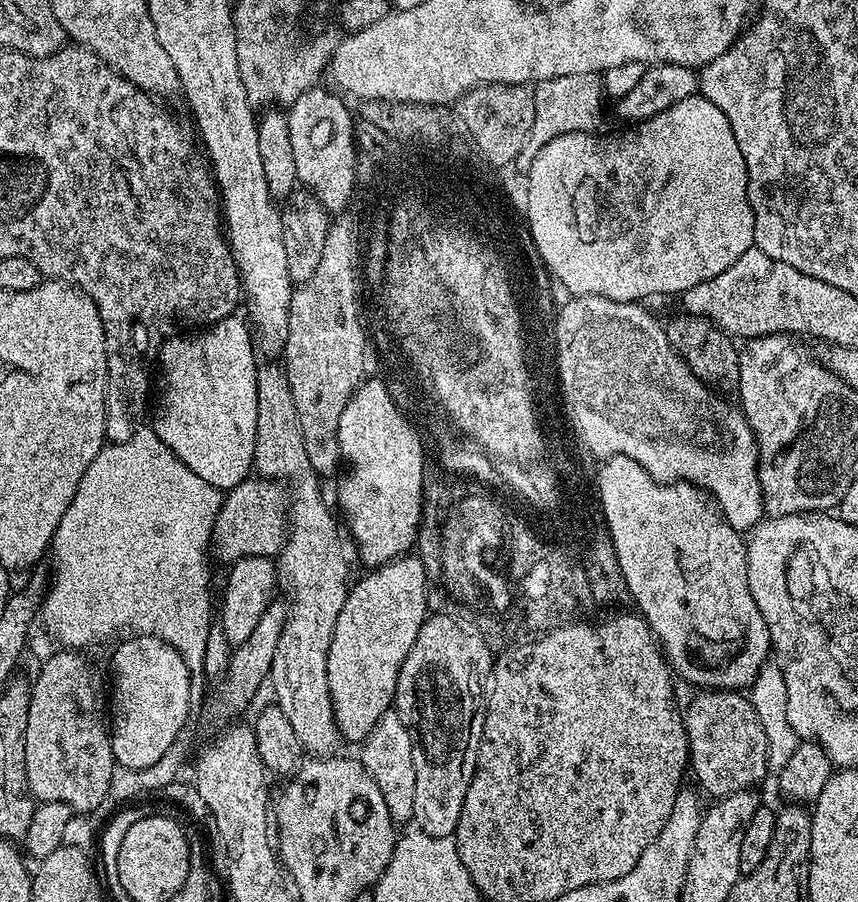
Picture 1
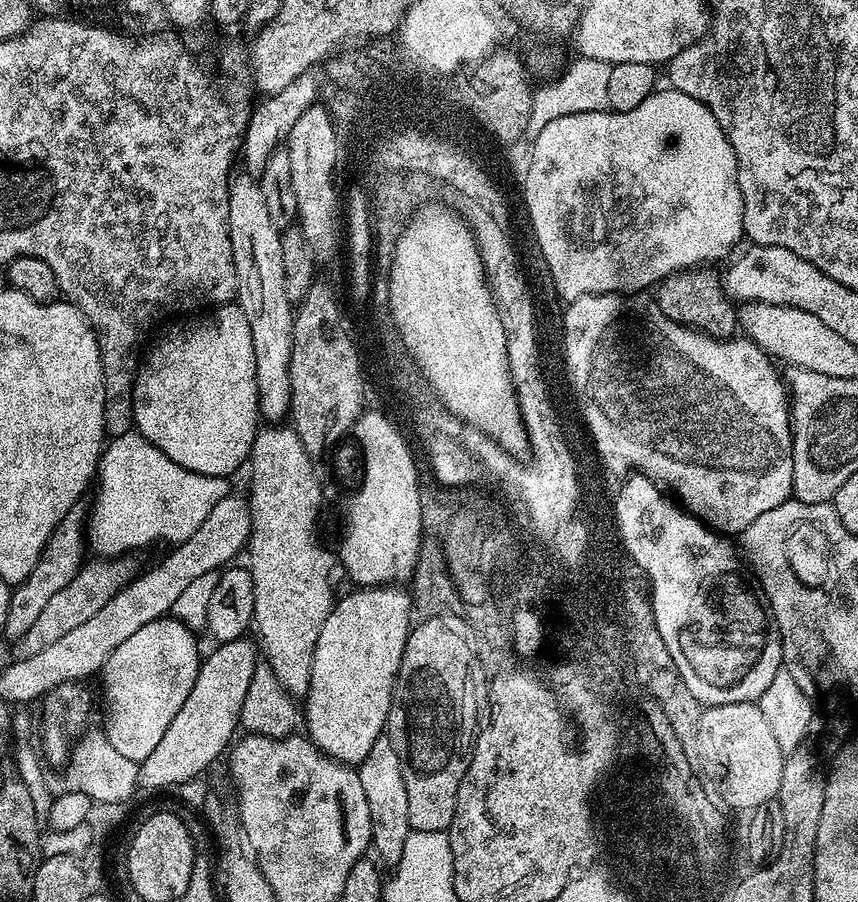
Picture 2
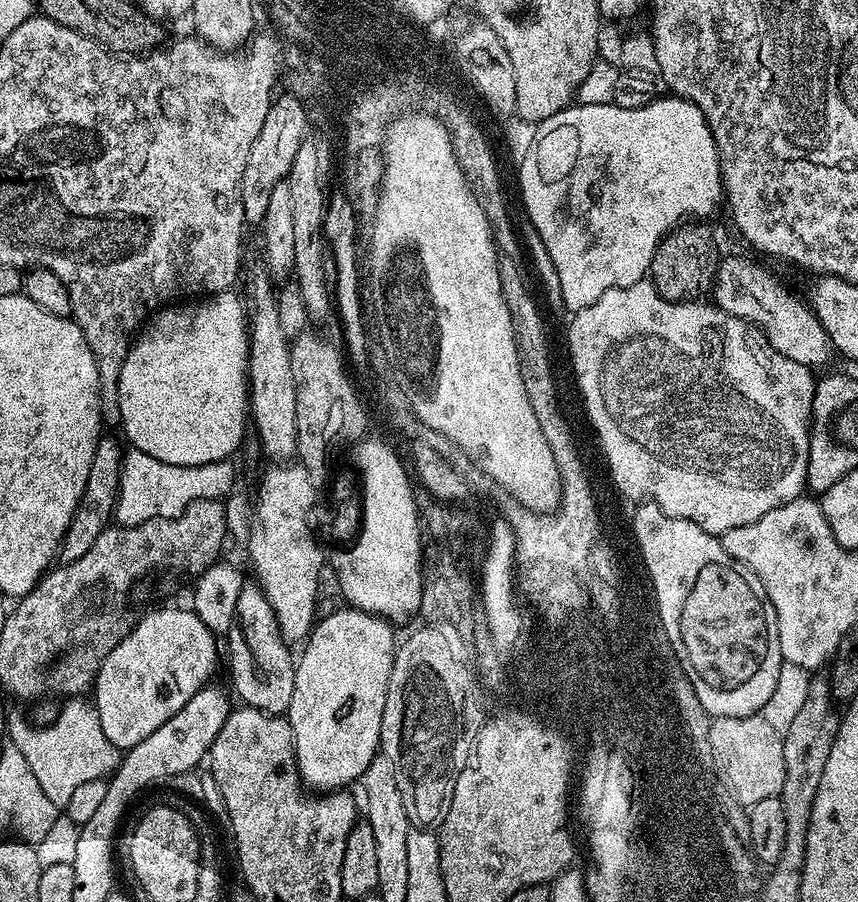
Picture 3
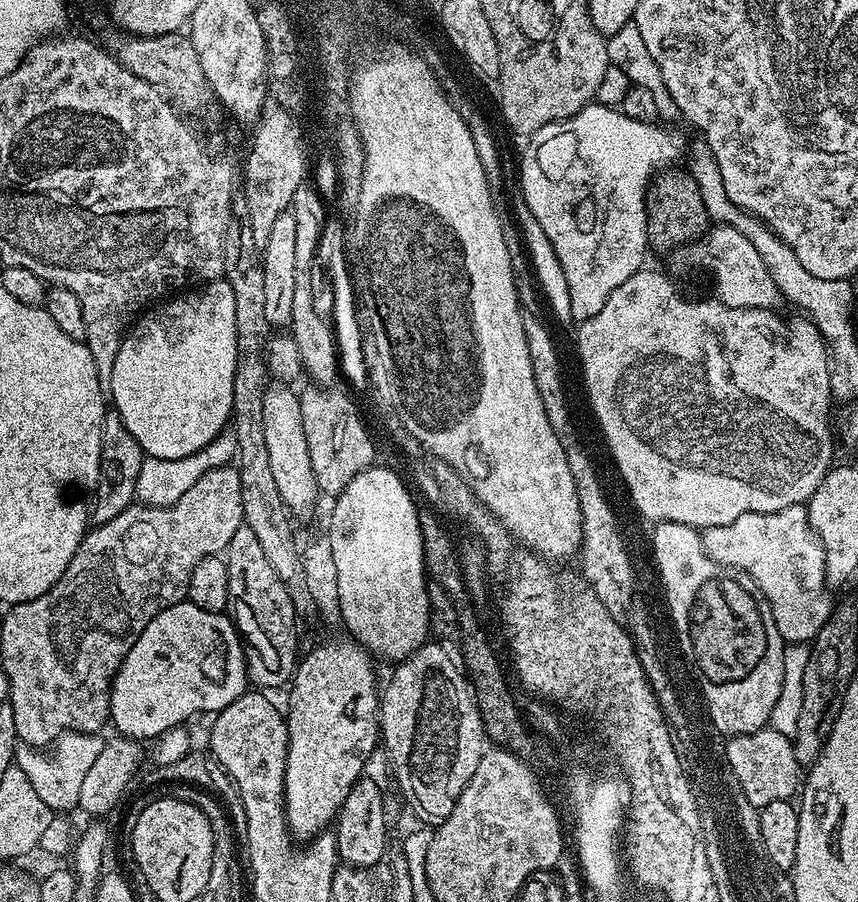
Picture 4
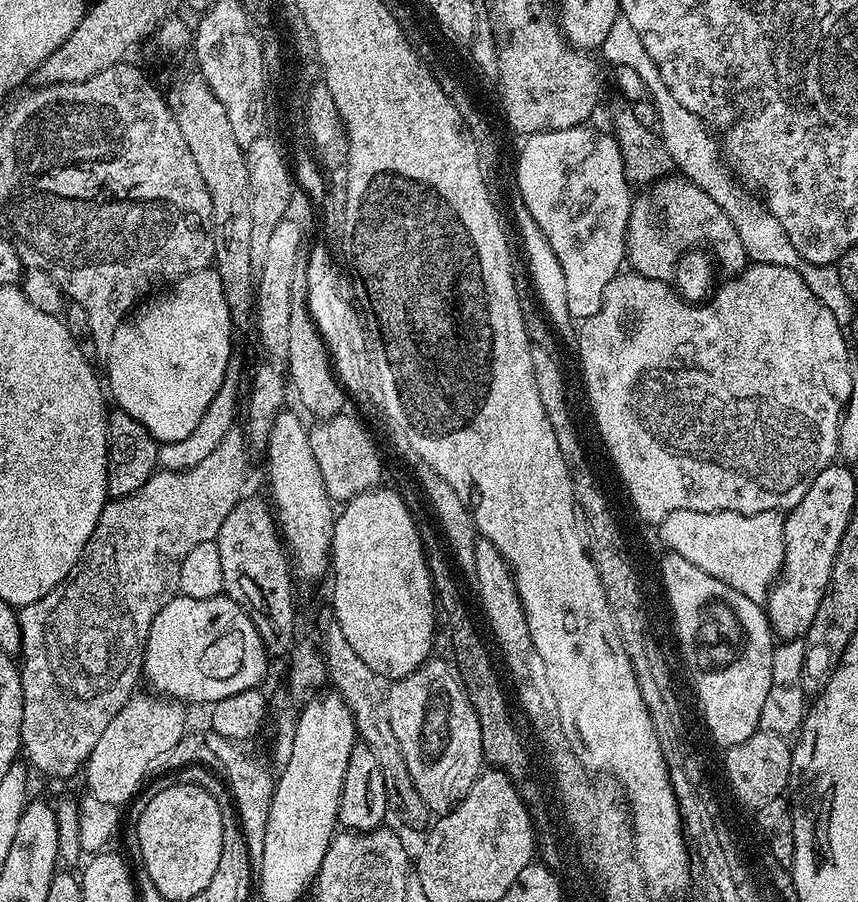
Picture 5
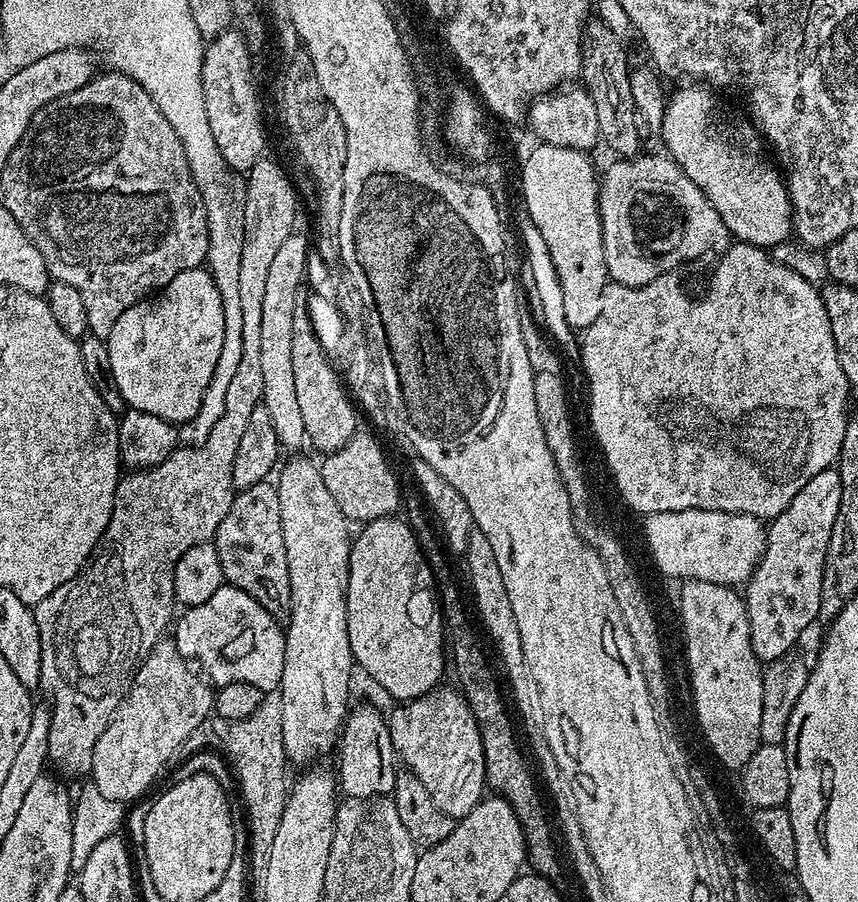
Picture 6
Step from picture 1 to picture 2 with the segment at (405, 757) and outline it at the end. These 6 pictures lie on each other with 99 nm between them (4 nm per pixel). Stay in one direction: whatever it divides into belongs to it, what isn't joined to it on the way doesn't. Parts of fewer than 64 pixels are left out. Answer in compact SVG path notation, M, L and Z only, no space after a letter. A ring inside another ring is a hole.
M381 734L370 746L370 754L358 765L362 791L366 793L366 802L370 802L370 822L372 823L371 847L376 848L375 855L388 863L388 866L395 866L402 858L402 846L406 846L406 838L410 831L410 802L406 798L406 782L402 782L402 762L398 758L398 750L394 750L394 742L388 740L387 735Z

